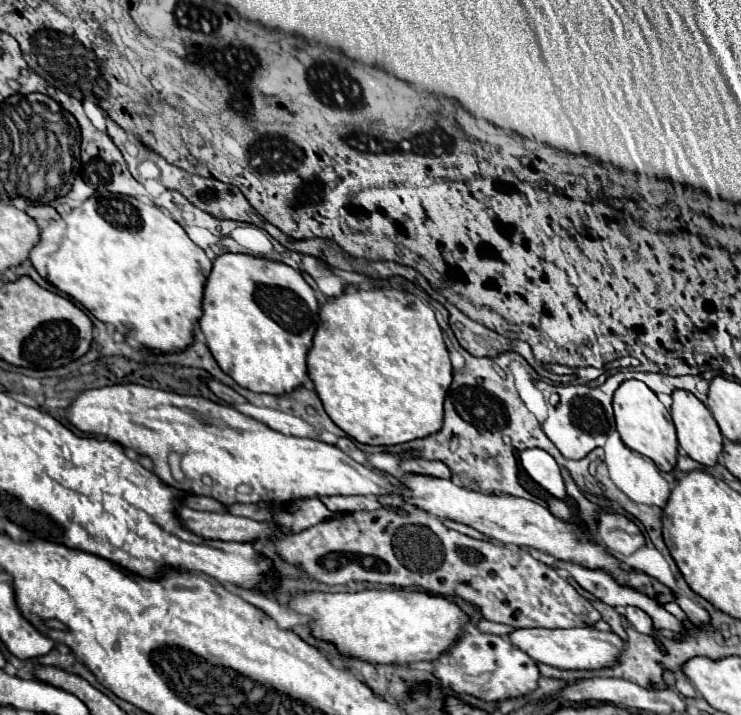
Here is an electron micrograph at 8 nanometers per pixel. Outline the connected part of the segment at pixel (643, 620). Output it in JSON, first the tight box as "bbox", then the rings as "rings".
{"bbox":[625,607,655,635],"rings":[[[627,607],[625,617],[627,617],[627,621],[629,621],[639,633],[645,633],[645,635],[653,635],[653,633],[655,633],[653,619],[651,619],[645,611],[641,611],[641,609],[637,609],[637,607]]]}

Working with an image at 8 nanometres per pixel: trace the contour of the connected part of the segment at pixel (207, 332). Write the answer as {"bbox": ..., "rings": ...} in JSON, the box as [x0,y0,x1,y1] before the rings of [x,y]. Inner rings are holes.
{"bbox":[199,253,319,395],"rings":[[[223,253],[213,261],[213,271],[205,283],[203,317],[199,319],[199,327],[219,367],[241,387],[269,395],[287,395],[287,391],[295,391],[295,387],[307,377],[307,353],[313,345],[317,323],[319,301],[315,291],[303,275],[289,265],[241,253]]]}

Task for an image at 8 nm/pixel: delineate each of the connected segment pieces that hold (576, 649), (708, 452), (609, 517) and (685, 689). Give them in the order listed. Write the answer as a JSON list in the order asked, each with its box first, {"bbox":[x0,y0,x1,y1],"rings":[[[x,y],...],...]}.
[{"bbox":[507,627,623,669],"rings":[[[531,627],[531,629],[515,629],[507,635],[507,639],[531,655],[537,663],[545,663],[559,669],[601,669],[613,667],[617,663],[619,653],[623,651],[623,641],[615,633],[603,633],[595,627],[571,627],[571,629],[545,629],[545,627]]]},{"bbox":[671,391,723,467],"rings":[[[675,391],[673,395],[673,405],[671,405],[671,419],[677,429],[677,439],[679,445],[685,449],[685,453],[695,459],[697,463],[705,467],[713,467],[719,461],[719,455],[723,451],[723,435],[719,431],[719,425],[715,423],[711,411],[689,391]]]},{"bbox":[597,513,645,555],"rings":[[[601,513],[597,521],[599,521],[599,537],[615,553],[631,555],[645,543],[641,529],[623,515]]]},{"bbox":[677,673,697,699],"rings":[[[677,673],[677,691],[683,695],[683,697],[687,697],[687,699],[695,699],[697,697],[697,691],[695,691],[695,687],[691,685],[691,681],[683,675],[683,673]]]}]

